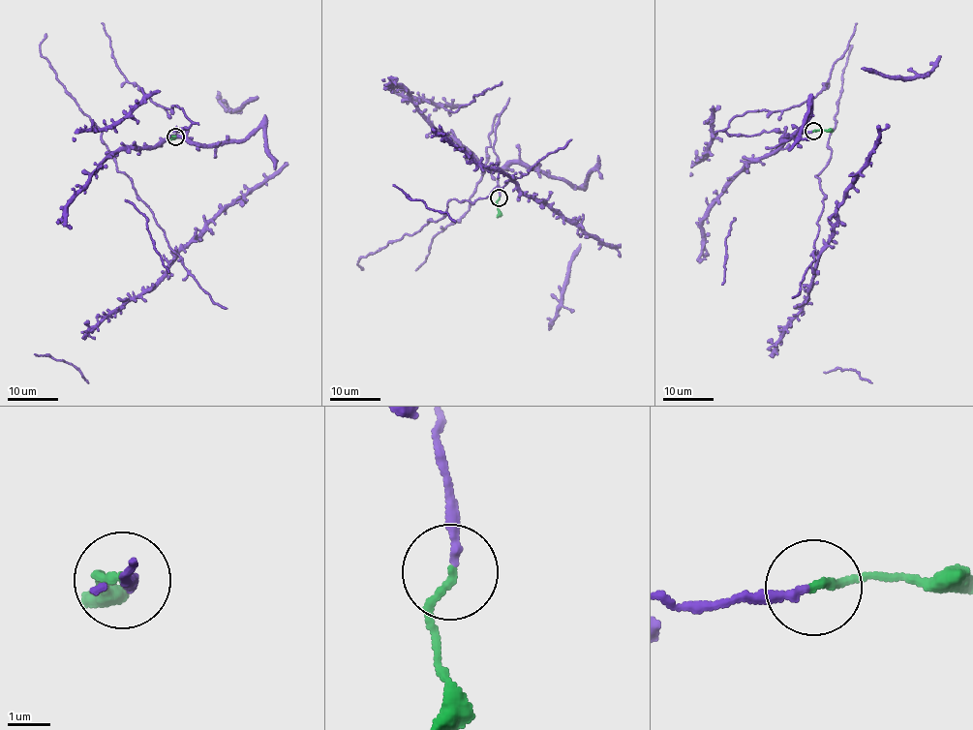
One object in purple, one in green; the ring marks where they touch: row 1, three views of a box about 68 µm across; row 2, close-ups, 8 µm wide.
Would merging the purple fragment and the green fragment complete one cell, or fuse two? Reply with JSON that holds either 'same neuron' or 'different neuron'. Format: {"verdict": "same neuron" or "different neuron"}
{"verdict": "same neuron"}

